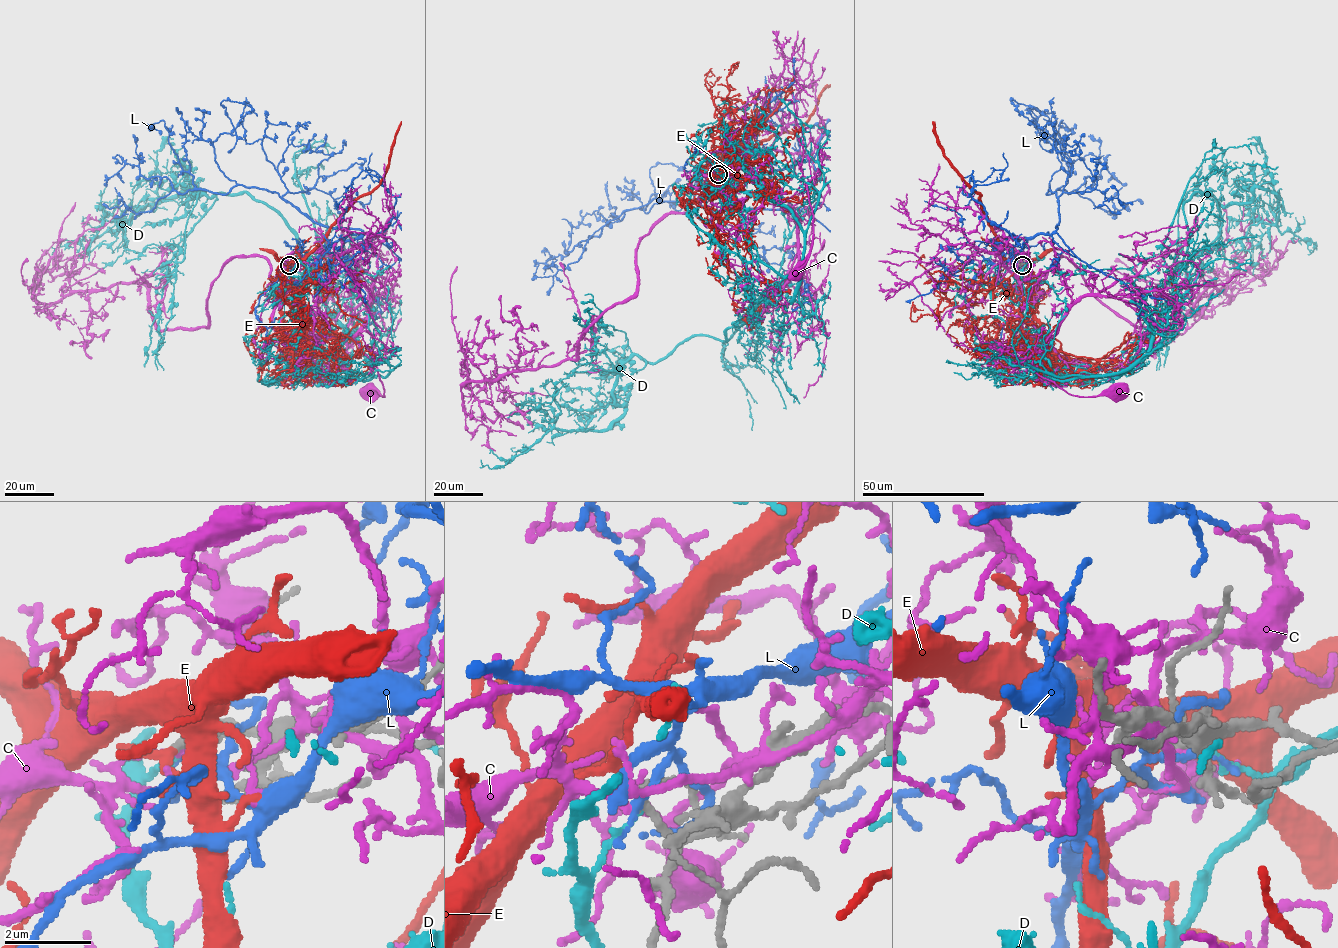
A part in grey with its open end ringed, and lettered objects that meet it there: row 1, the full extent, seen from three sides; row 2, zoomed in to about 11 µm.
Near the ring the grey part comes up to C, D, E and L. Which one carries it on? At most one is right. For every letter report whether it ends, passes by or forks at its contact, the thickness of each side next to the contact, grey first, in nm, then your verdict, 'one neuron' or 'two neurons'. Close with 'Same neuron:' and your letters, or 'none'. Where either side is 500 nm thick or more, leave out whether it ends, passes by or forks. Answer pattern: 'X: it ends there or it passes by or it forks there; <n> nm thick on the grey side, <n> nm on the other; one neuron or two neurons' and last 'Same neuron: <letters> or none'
C: it ends there; 200 nm thick on the grey side, 170 nm on the other; two neurons
D: it ends there; 200 nm thick on the grey side, 110 nm on the other; two neurons
E: it passes by; 170 nm thick on the grey side, 170 nm on the other; one neuron
L: it passes by; 200 nm thick on the grey side, 160 nm on the other; two neurons
Same neuron: E

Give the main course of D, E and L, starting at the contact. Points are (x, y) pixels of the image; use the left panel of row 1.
D: (290, 265), (291, 309), (259, 379), (371, 373), (298, 269), (296, 232), (245, 192), (148, 205), (94, 274)
E: (289, 265), (275, 282), (282, 321), (297, 335), (289, 359), (307, 343), (304, 328), (334, 281)
L: (290, 265), (361, 231), (320, 225), (226, 176), (211, 145), (235, 134), (221, 102), (257, 116)

